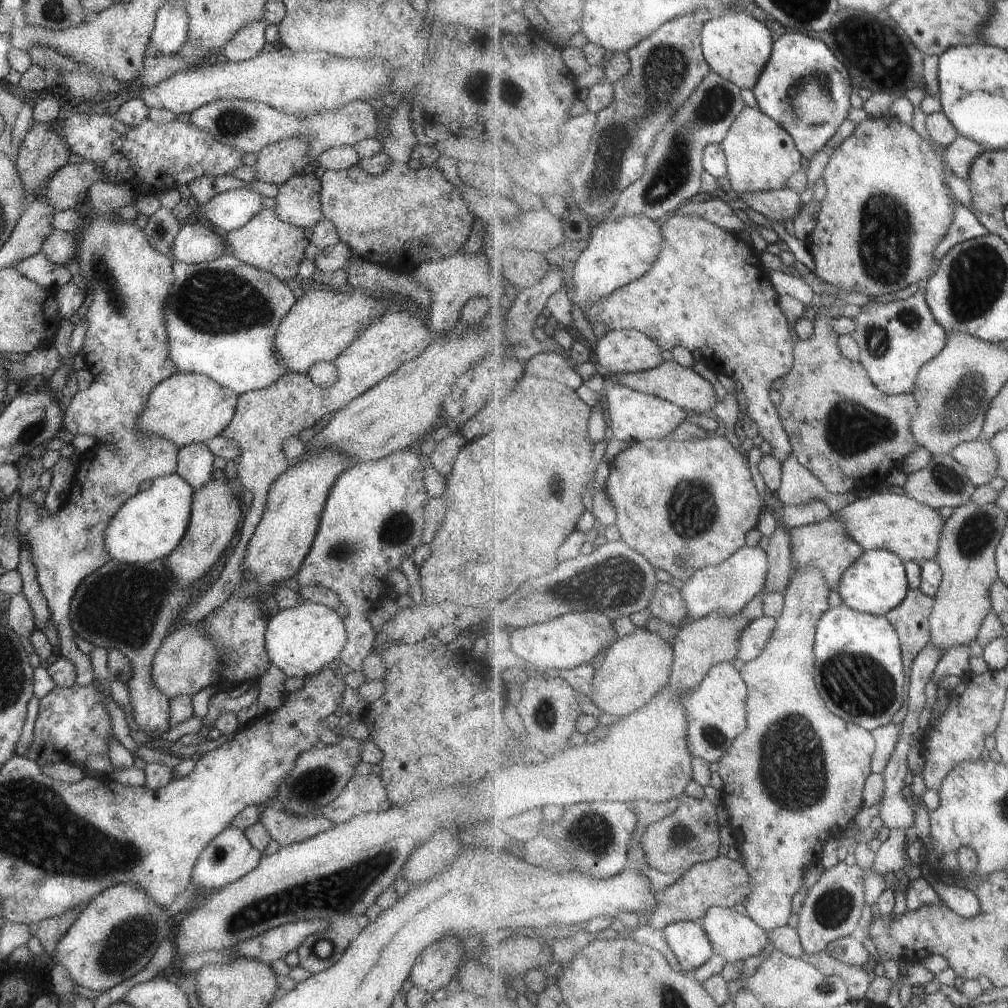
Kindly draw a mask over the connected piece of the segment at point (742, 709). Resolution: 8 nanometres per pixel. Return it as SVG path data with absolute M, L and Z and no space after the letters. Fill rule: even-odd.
M731 663L713 666L699 688L687 692L681 700L689 712L688 740L691 754L706 762L718 763L735 738L747 730L748 687L740 672Z

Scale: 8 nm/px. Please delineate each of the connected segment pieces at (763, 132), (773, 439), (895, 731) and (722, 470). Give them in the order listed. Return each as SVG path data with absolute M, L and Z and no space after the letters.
M746 107L741 112L722 146L727 156L733 195L786 188L789 178L803 168L804 158L797 149L795 140L779 122L775 122L758 107Z
M671 214L663 221L663 246L653 268L615 294L599 300L584 310L593 324L603 324L606 330L637 330L649 336L662 350L682 346L687 351L699 352L709 369L716 375L725 374L741 383L748 399L746 414L757 424L758 434L769 443L772 455L783 464L794 454L778 407L768 401L766 393L775 382L785 378L793 369L793 348L796 337L789 331L788 321L777 301L777 292L769 280L770 270L764 268L760 255L737 234L709 222L701 214Z
M889 724L882 728L873 730L873 737L876 741L876 750L872 759L872 772L877 774L884 774L893 752L897 749L899 744L899 734L901 734L903 724Z
M710 435L705 440L689 440L679 441L673 438L666 438L664 440L647 440L642 442L630 442L630 448L623 450L618 458L612 463L613 479L610 485L607 486L607 491L614 501L617 508L617 527L623 534L623 541L627 542L633 550L637 550L639 554L644 555L652 567L661 569L674 578L680 579L683 583L689 582L693 578L693 574L697 570L706 568L707 566L720 566L733 557L741 548L747 547L747 534L751 530L757 529L760 515L763 513L763 498L757 492L757 486L753 484L753 476L749 470L749 460L747 456L743 456L733 448L733 444L729 442L728 437Z

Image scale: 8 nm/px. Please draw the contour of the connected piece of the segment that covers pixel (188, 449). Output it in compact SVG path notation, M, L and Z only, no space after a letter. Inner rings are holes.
M204 442L187 444L179 448L175 473L185 480L191 489L197 490L207 480L211 480L214 457Z

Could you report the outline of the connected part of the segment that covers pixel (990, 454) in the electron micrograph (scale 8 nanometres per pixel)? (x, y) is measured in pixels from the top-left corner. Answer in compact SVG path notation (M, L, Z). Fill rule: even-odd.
M979 440L961 444L951 455L962 464L973 486L991 484L997 477L999 462L995 450L989 446L989 441Z

